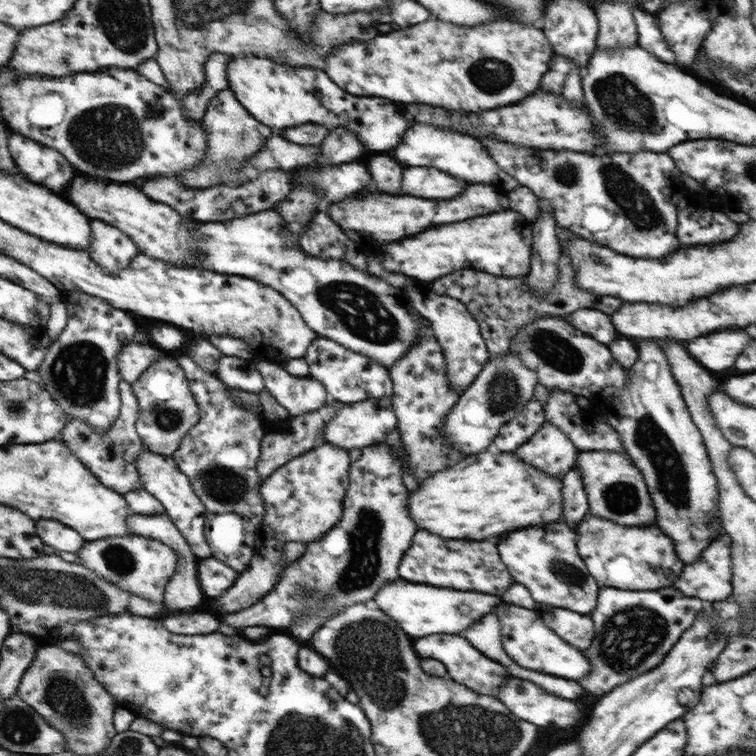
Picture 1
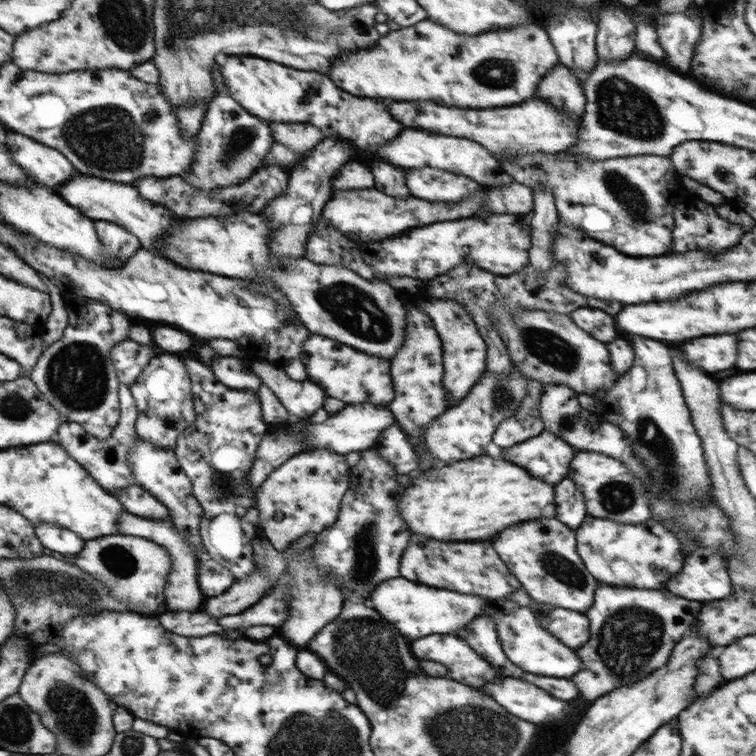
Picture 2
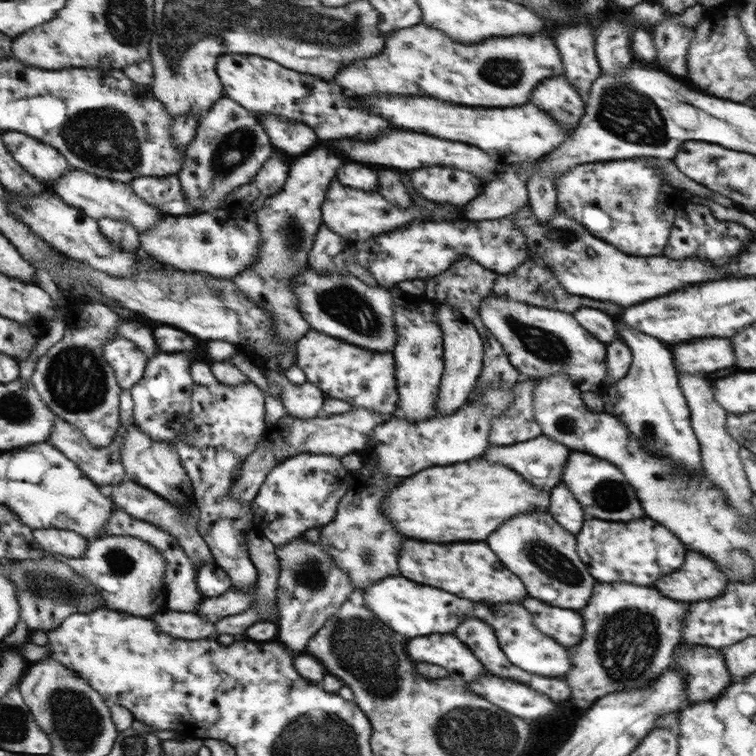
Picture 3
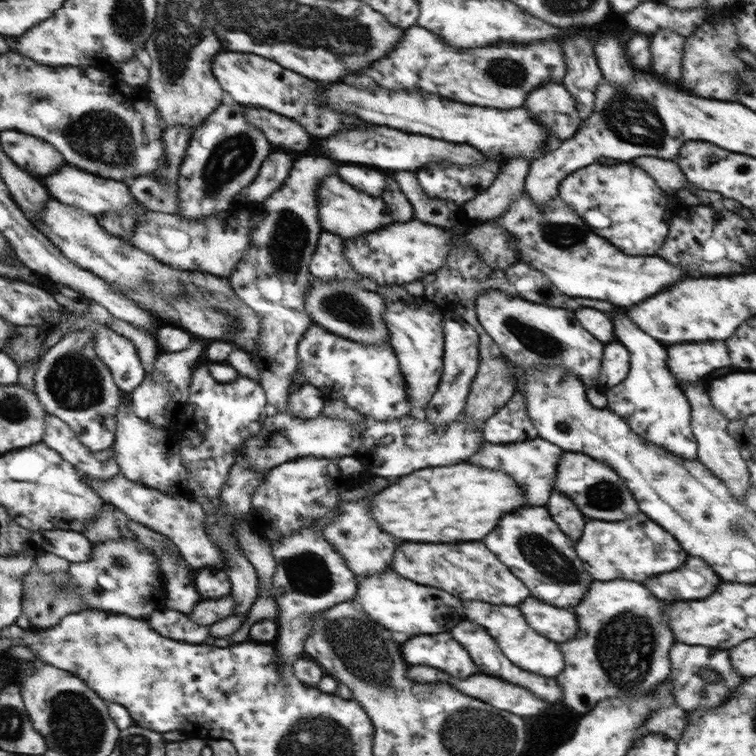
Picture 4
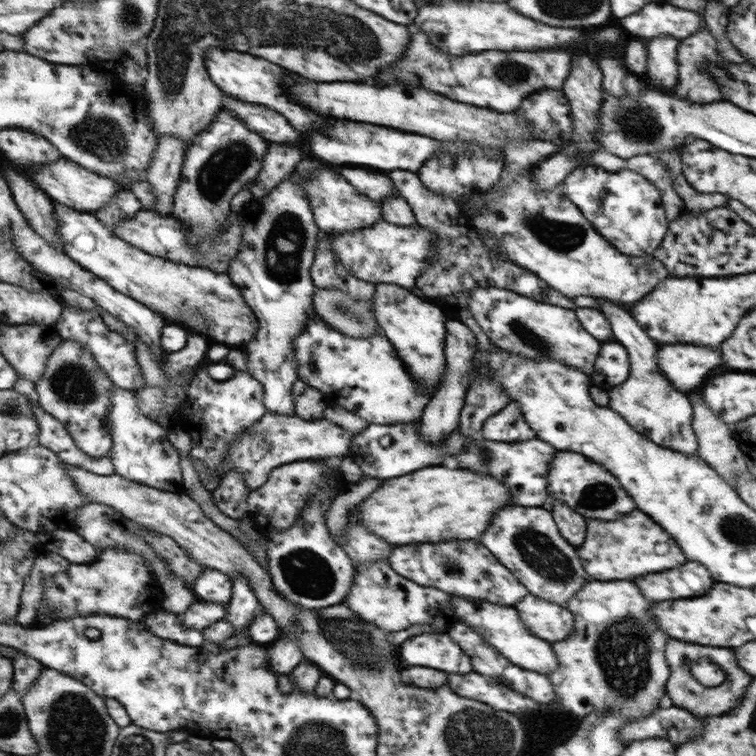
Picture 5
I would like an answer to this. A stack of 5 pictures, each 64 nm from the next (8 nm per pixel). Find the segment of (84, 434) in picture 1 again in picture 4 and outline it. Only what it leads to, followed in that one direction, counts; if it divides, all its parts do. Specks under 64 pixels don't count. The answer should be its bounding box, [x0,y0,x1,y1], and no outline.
[43,414,122,480]

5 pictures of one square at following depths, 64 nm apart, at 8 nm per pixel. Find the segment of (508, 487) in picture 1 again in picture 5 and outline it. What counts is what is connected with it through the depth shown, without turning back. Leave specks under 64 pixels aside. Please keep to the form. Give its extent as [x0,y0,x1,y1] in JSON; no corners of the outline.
[359,464,509,544]

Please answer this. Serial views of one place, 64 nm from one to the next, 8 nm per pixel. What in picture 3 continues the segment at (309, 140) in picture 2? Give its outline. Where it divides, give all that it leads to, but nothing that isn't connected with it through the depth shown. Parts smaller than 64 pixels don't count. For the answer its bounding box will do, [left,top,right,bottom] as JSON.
[263,116,317,154]

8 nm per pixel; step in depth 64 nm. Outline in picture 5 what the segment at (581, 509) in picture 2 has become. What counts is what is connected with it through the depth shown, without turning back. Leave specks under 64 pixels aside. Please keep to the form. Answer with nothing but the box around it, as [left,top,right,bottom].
[547,499,587,547]

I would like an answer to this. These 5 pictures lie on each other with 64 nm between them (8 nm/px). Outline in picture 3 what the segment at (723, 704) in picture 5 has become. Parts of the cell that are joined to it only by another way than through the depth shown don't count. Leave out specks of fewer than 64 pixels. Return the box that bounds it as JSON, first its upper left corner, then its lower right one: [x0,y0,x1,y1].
[671,643,731,706]

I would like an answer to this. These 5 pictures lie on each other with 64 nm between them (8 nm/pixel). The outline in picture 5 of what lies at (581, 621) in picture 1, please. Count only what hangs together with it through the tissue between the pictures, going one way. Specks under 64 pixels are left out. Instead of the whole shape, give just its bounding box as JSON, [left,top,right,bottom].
[511,594,573,643]

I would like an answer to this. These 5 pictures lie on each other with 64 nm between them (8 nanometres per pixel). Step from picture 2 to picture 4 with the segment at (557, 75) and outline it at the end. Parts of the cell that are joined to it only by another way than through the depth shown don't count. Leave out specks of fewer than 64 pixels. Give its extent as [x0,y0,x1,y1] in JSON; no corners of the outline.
[523,83,579,144]

